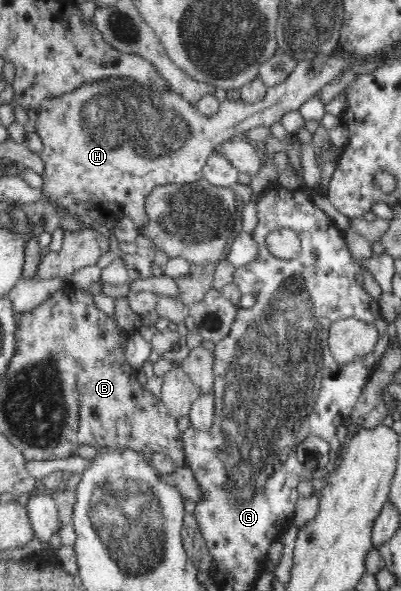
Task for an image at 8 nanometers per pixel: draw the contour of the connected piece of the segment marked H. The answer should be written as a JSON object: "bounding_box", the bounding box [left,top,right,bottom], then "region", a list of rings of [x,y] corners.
{"bounding_box":[34,50,382,282],"region":[[[340,50],[340,53],[319,55],[315,58],[298,61],[295,70],[281,84],[268,87],[263,100],[246,103],[243,100],[226,100],[220,104],[217,114],[207,117],[199,112],[196,105],[183,99],[181,95],[169,90],[167,93],[153,93],[144,88],[141,83],[125,77],[109,77],[99,79],[61,96],[49,97],[37,109],[36,132],[41,138],[43,149],[39,153],[45,163],[45,173],[41,192],[56,208],[64,208],[74,214],[78,220],[78,231],[65,231],[62,235],[62,246],[59,252],[47,254],[39,263],[34,277],[62,277],[66,282],[75,270],[97,264],[100,256],[109,251],[108,239],[95,232],[95,224],[107,224],[119,220],[123,216],[133,219],[133,222],[143,227],[147,224],[145,198],[155,186],[190,185],[191,182],[202,180],[202,171],[209,155],[221,144],[227,143],[233,137],[244,136],[257,126],[270,128],[289,111],[299,110],[309,98],[329,84],[333,78],[351,69],[364,69],[369,64],[375,64],[382,54],[361,56]]]}

